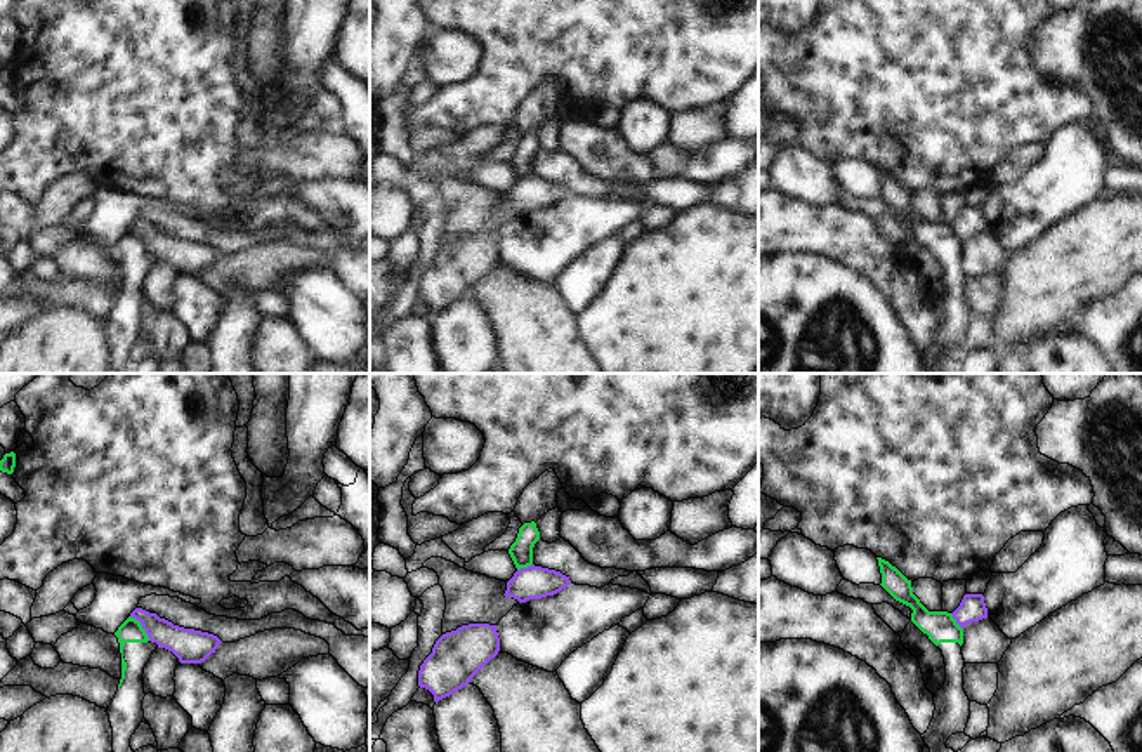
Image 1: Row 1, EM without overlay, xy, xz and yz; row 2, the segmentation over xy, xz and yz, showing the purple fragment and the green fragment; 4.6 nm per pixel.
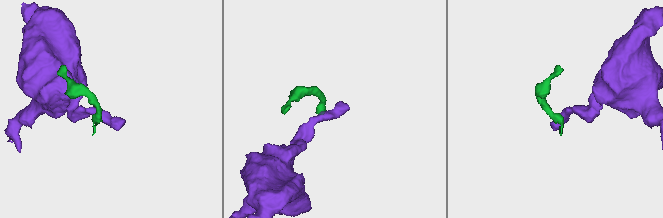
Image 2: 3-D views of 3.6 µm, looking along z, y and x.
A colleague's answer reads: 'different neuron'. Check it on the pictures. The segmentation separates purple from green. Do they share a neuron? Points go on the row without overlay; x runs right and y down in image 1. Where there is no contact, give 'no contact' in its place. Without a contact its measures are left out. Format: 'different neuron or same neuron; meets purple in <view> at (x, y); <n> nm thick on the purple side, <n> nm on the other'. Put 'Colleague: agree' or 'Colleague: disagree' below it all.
different neuron; meets purple in xy at (143, 238); 160 nm thick on the purple side, 110 nm on the other
Colleague: agree

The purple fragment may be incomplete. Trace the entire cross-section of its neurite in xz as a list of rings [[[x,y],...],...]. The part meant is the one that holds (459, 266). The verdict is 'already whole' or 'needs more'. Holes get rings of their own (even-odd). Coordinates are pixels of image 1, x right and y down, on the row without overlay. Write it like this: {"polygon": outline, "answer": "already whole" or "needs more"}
{"polygon": [[[469,234],[443,245],[418,281],[418,297],[434,306],[434,313],[453,306],[500,262],[496,236]]], "answer": "already whole"}

